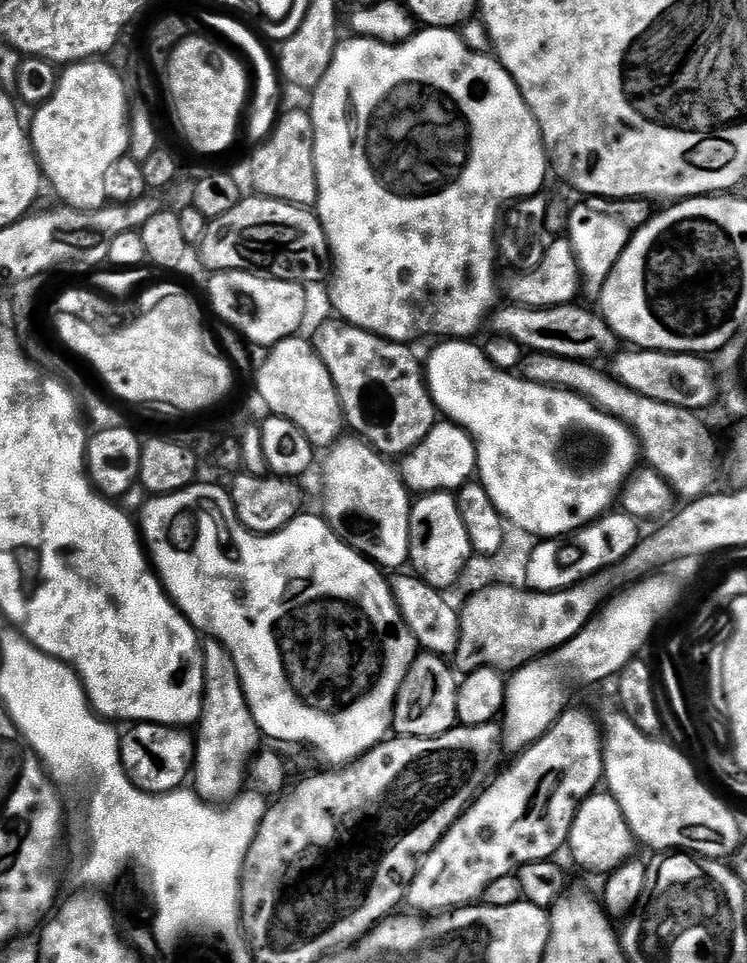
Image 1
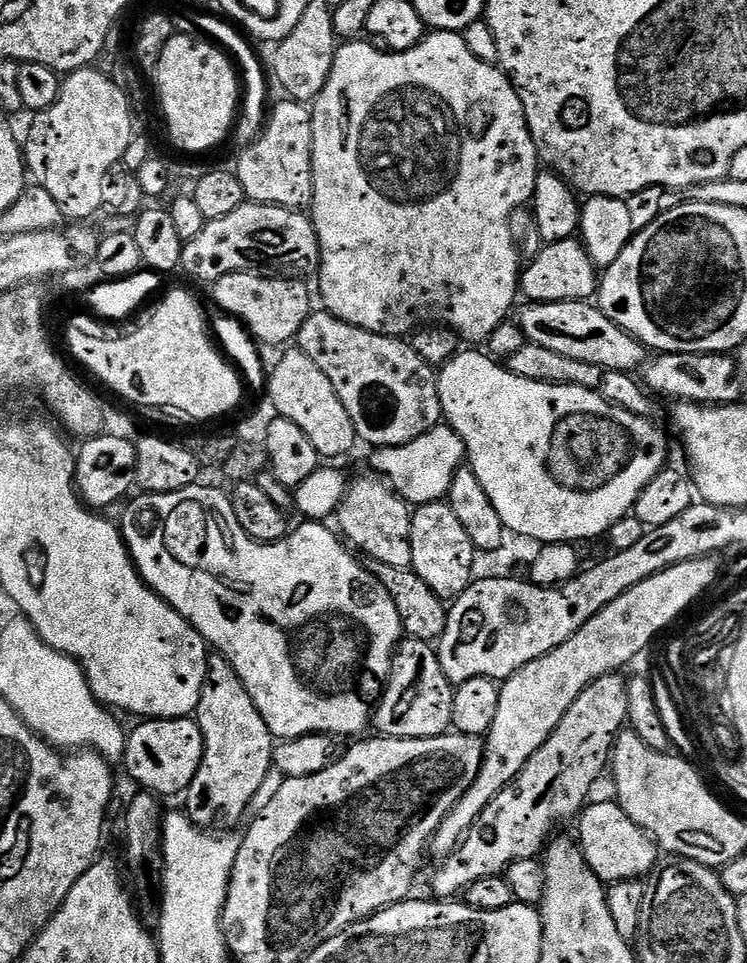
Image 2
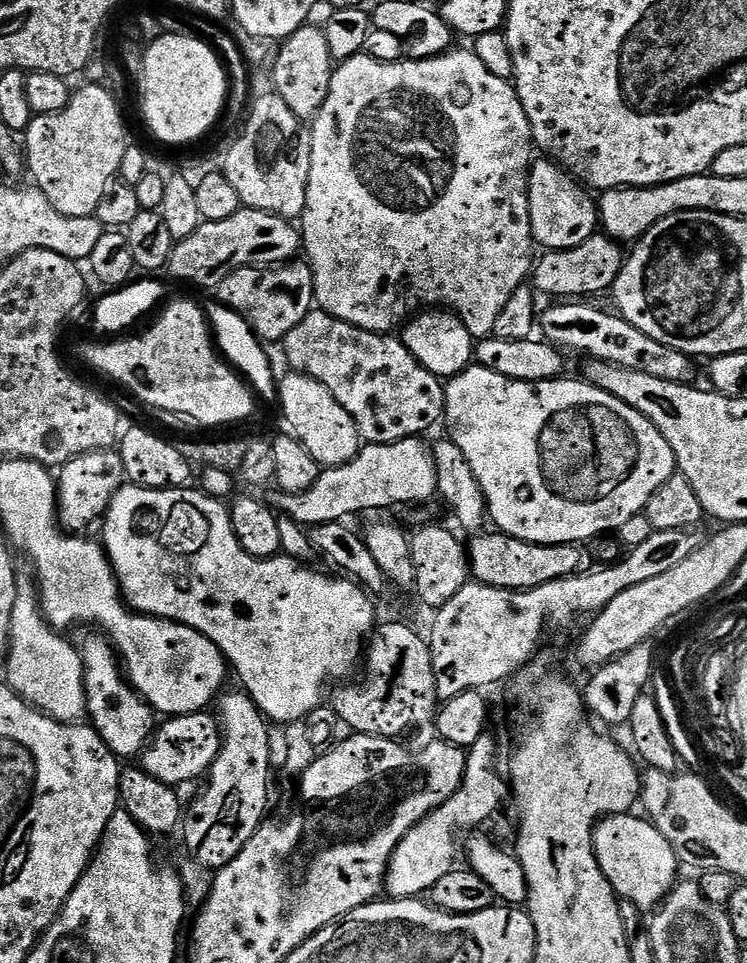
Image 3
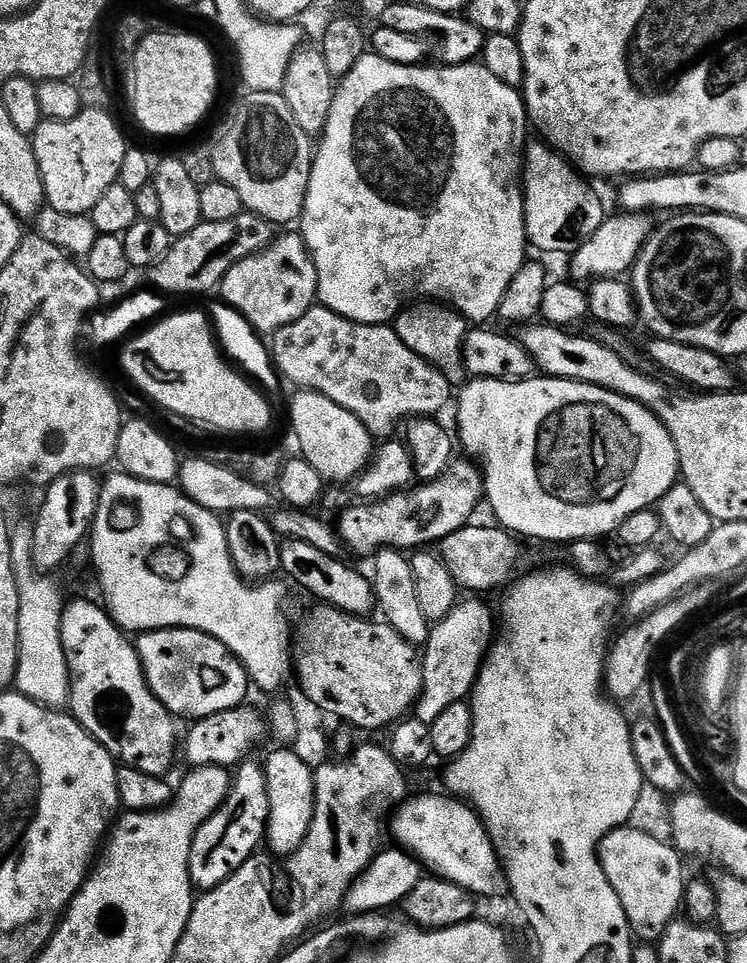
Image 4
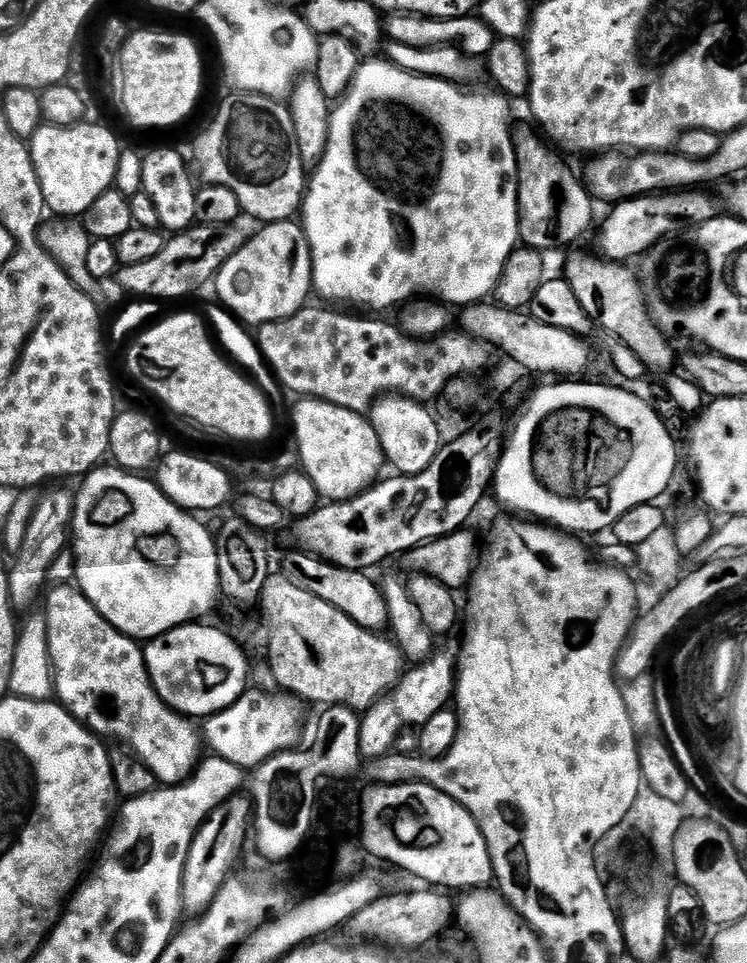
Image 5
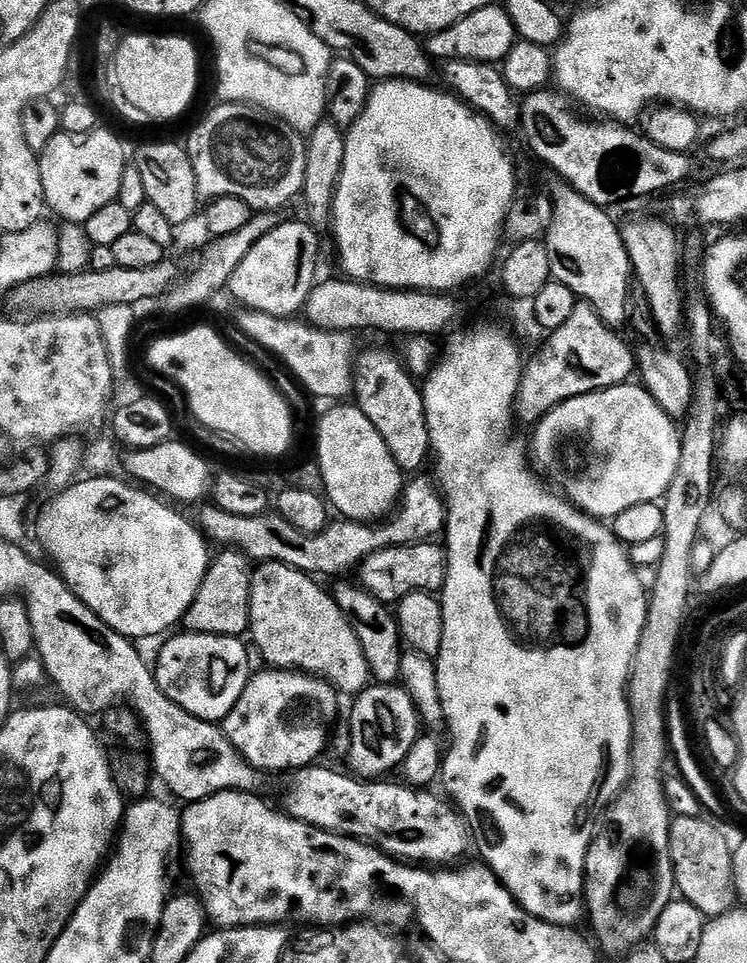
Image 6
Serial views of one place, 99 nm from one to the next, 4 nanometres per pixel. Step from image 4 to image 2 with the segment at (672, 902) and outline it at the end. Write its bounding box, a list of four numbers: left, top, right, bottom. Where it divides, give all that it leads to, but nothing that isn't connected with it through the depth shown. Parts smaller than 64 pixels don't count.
[578,803,658,886]

